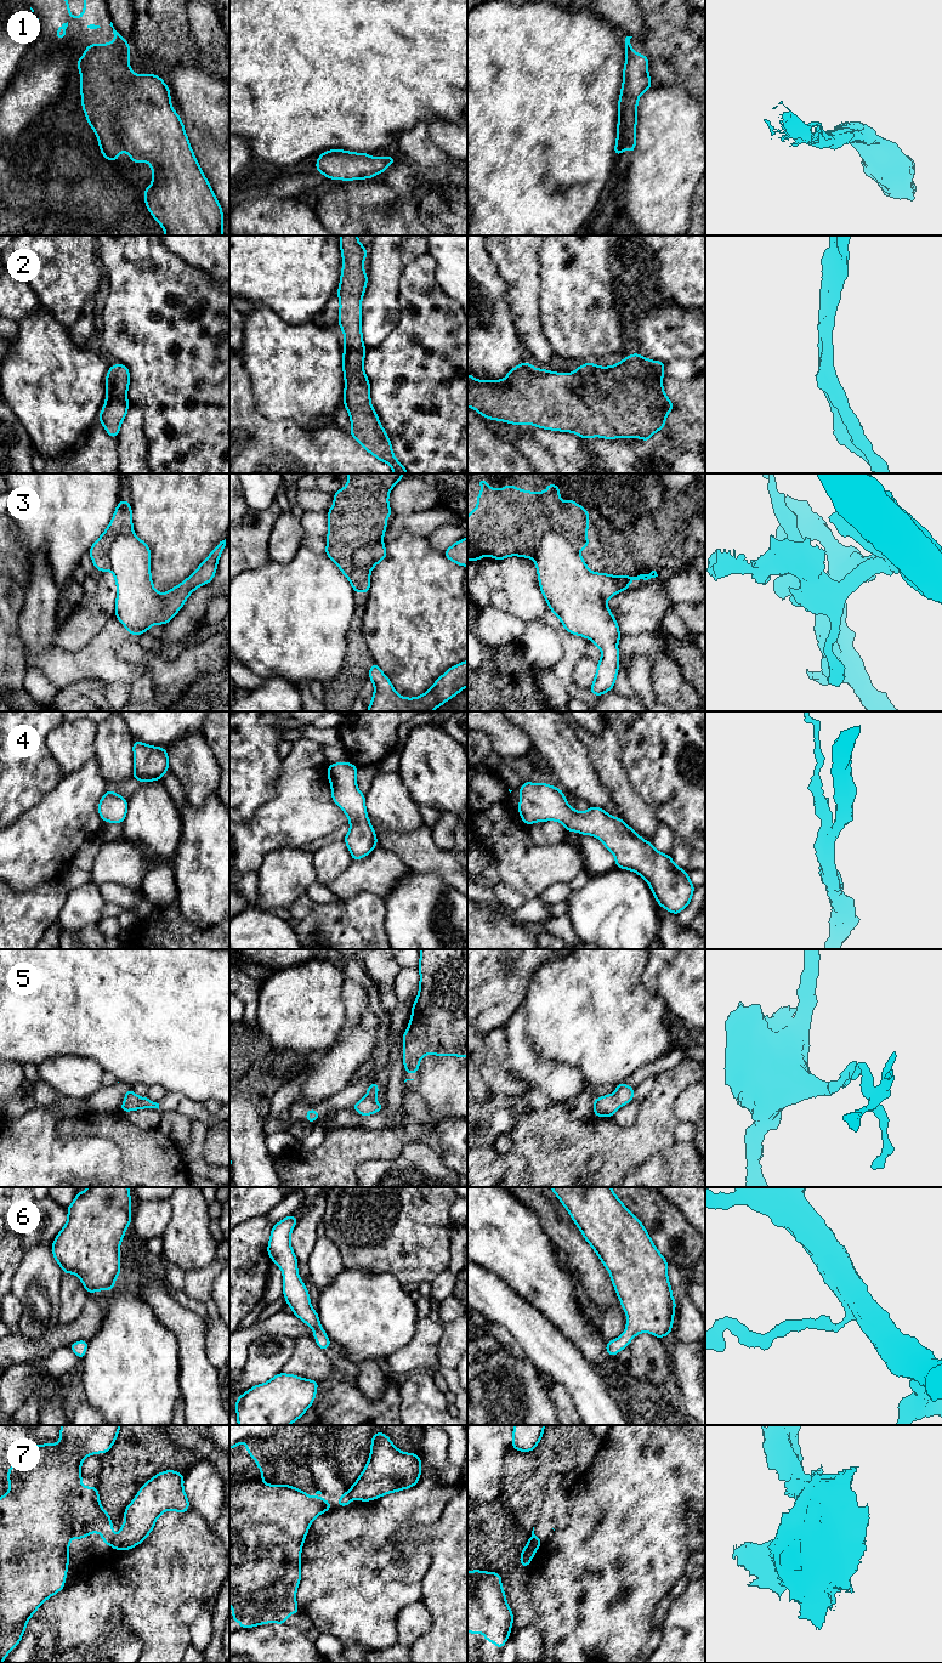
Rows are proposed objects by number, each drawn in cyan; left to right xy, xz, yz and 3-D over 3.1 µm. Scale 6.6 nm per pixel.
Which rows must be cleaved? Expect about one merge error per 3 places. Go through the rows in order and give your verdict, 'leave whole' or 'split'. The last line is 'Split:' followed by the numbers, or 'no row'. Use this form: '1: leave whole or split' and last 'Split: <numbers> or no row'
1: leave whole
2: leave whole
3: split
4: leave whole
5: leave whole
6: leave whole
7: split
Split: 3, 7

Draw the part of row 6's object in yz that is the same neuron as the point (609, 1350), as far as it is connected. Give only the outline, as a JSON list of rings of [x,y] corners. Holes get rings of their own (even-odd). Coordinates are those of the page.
[[[550,1187],[596,1251],[611,1275],[620,1305],[626,1313],[624,1333],[606,1345],[606,1352],[615,1356],[642,1332],[662,1339],[671,1333],[676,1300],[668,1279],[668,1261],[653,1244],[648,1232],[615,1196],[611,1187]]]

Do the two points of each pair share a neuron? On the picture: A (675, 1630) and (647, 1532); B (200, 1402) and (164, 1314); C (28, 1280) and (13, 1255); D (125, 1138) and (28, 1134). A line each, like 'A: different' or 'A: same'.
A: different
B: same
C: different
D: different

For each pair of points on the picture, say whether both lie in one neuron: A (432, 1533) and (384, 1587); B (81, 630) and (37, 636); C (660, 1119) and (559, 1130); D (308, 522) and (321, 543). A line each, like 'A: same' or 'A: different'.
A: different
B: different
C: same
D: same

